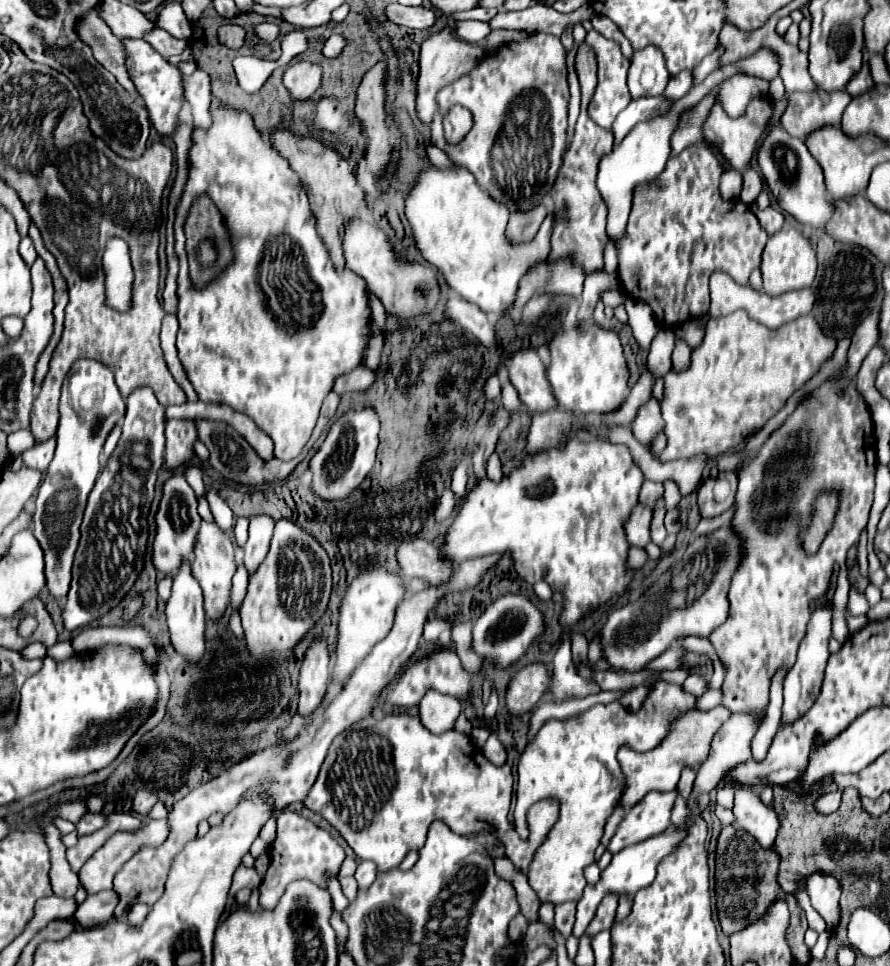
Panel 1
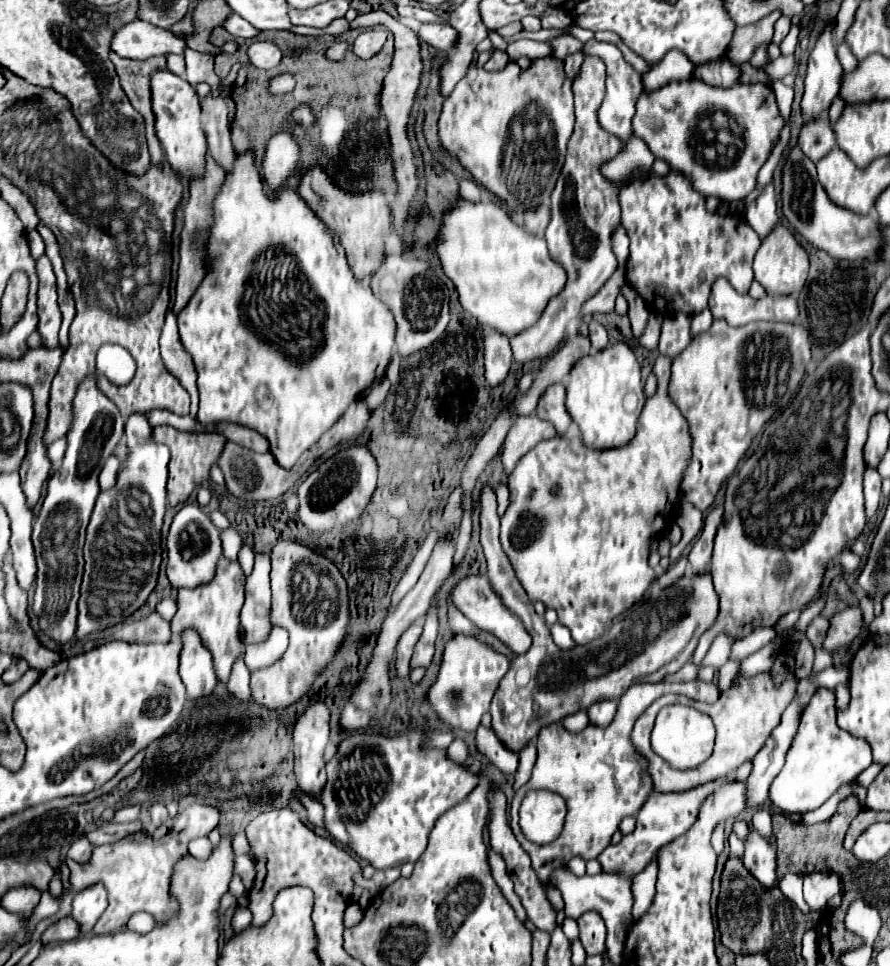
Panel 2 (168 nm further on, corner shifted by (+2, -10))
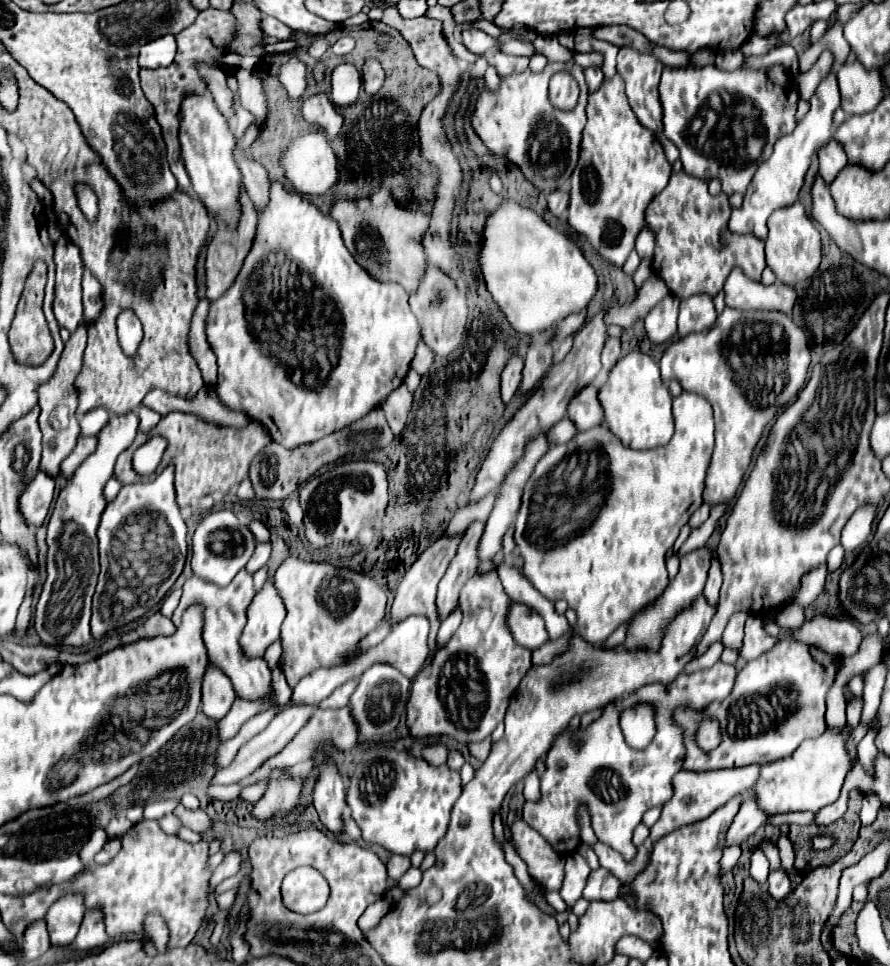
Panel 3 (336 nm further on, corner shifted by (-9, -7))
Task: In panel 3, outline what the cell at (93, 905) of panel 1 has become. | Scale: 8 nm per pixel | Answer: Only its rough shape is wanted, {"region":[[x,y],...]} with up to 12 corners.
{"region":[[65,894],[49,908],[47,930],[55,948],[73,944],[85,906]]}

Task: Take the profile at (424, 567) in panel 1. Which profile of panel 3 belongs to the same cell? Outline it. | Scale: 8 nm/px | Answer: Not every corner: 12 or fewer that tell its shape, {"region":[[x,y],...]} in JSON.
{"region":[[511,600],[507,628],[533,650],[547,642],[543,618]]}

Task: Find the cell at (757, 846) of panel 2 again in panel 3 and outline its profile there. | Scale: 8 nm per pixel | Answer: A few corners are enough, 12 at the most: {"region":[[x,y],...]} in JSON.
{"region":[[771,870],[767,890],[775,900],[791,892],[791,882],[783,870]]}

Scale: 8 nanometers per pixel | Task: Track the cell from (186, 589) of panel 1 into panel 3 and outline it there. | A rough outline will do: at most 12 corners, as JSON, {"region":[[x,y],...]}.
{"region":[[213,664],[203,676],[203,712],[221,720],[235,700],[231,680]]}

